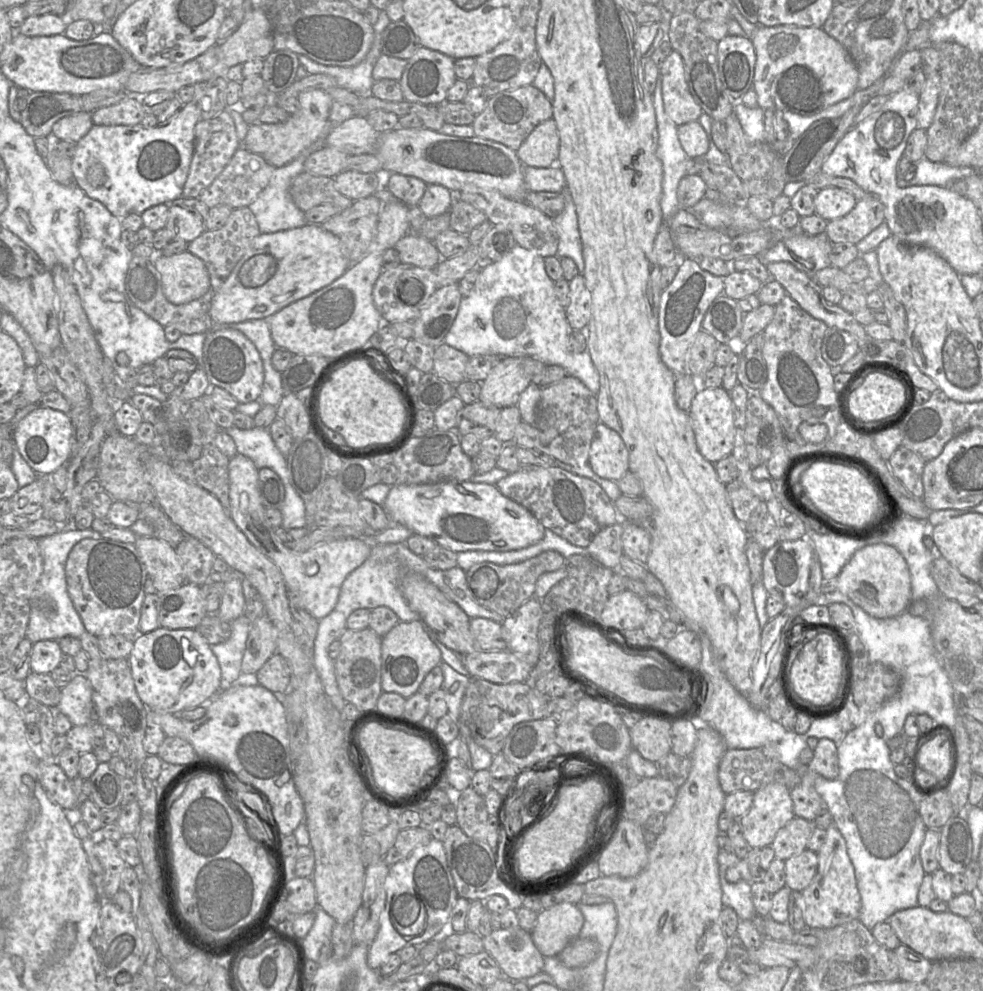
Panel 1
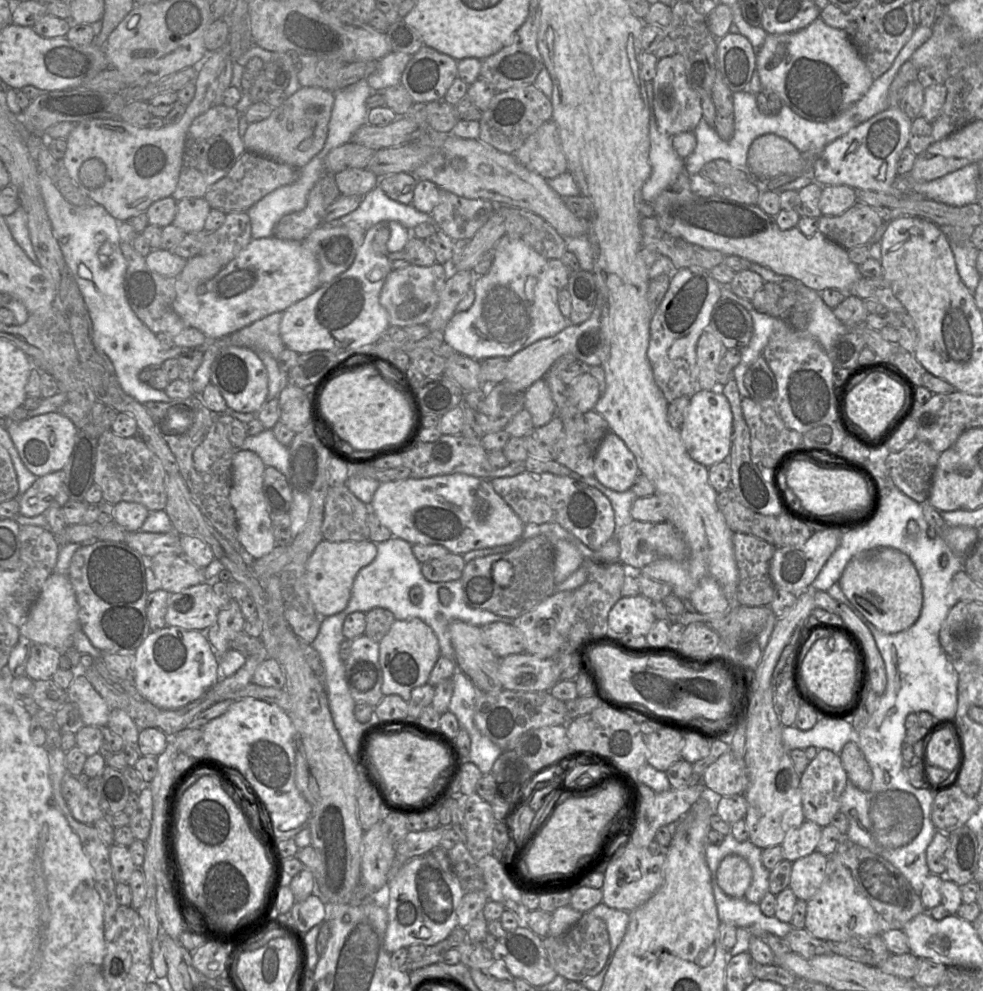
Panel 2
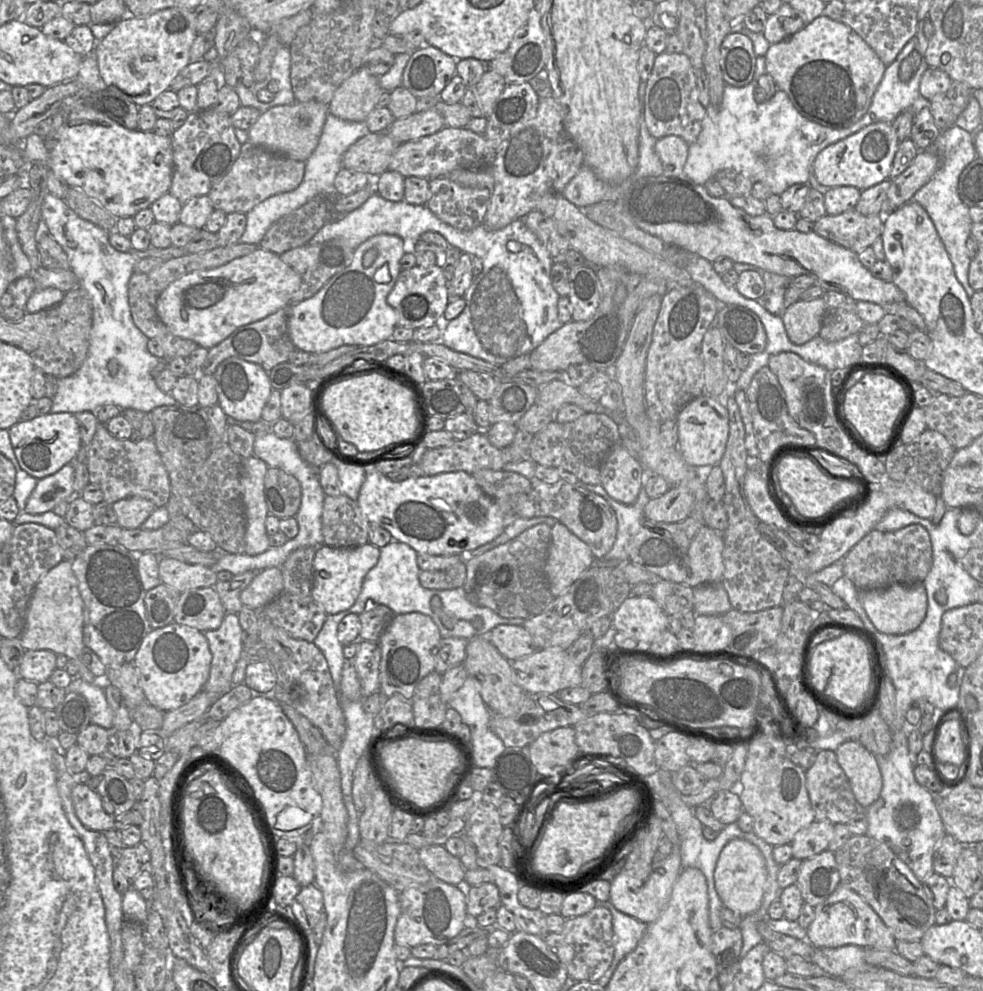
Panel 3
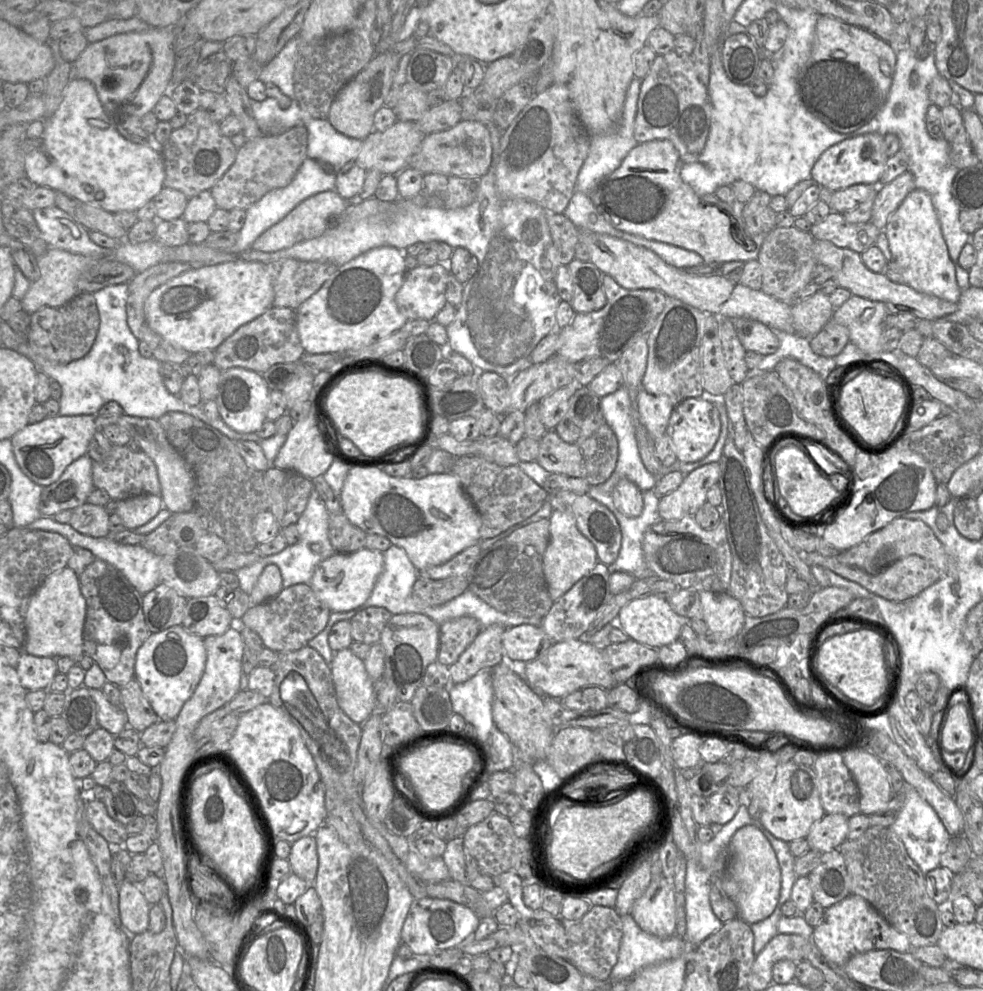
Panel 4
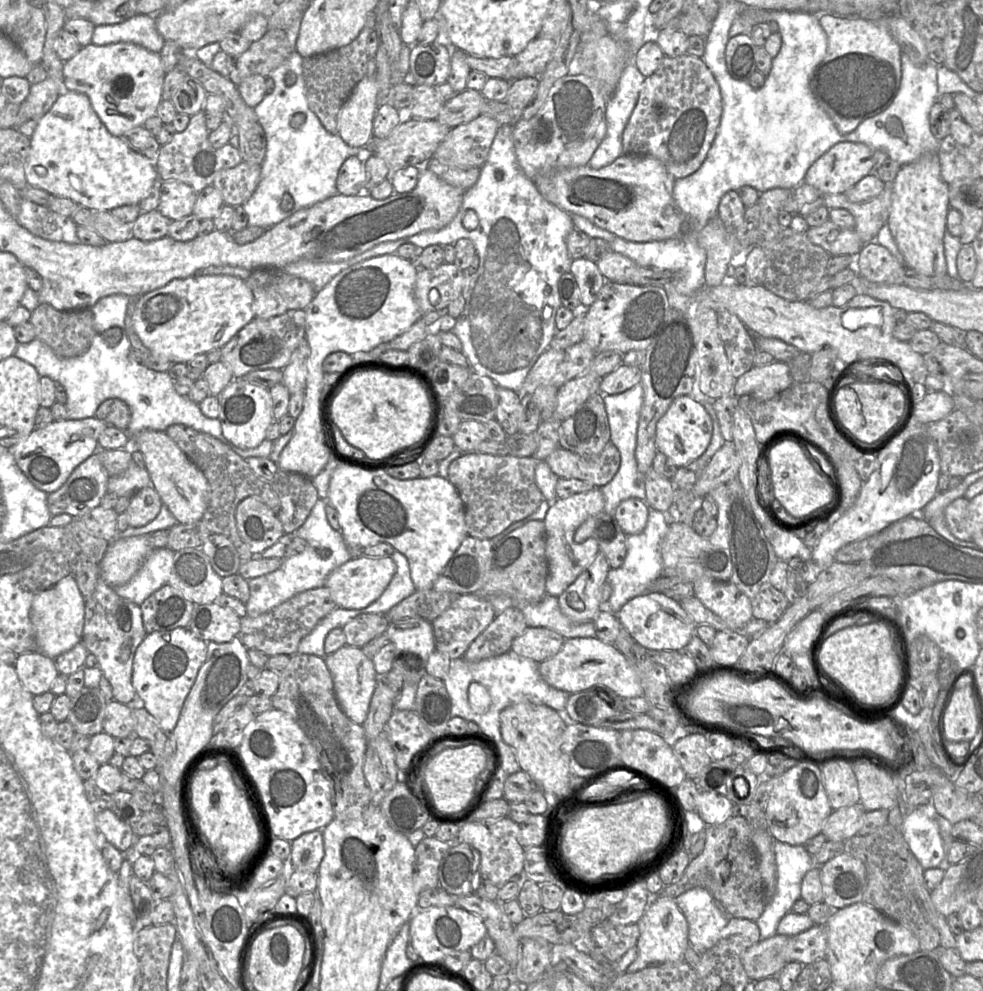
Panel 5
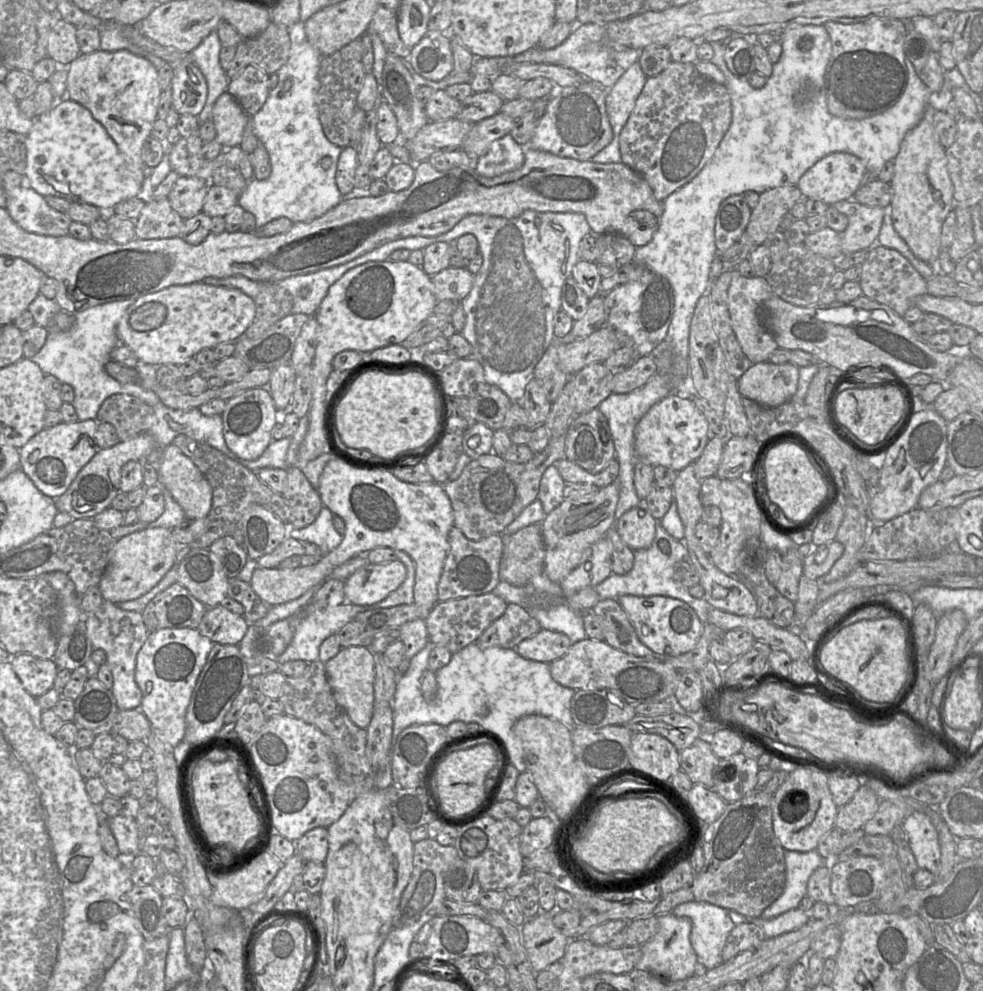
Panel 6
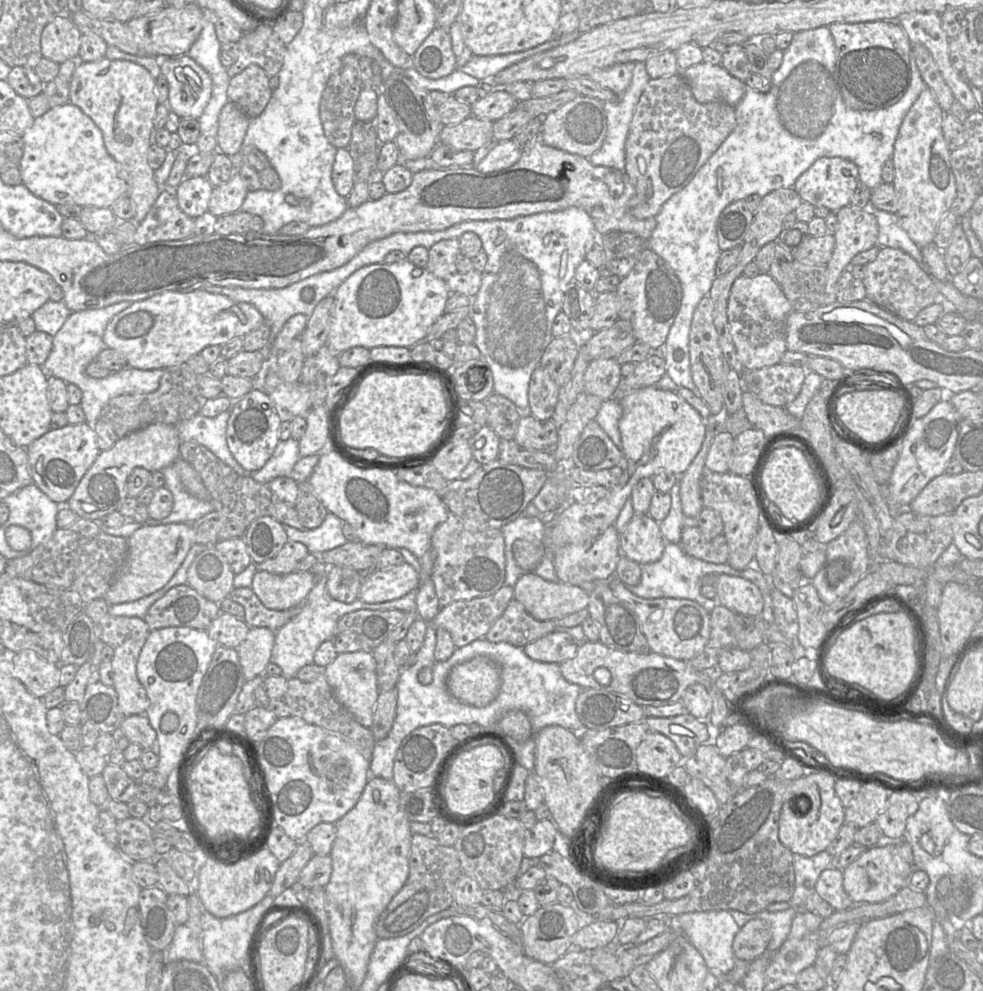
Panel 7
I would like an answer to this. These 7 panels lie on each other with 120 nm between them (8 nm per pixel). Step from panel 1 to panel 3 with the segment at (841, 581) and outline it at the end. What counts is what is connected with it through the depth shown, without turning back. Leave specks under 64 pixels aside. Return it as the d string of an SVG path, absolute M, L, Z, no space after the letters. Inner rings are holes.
M893 584L878 590L860 590L860 601L875 628L888 635L903 635L917 629L927 612L927 593L923 584Z

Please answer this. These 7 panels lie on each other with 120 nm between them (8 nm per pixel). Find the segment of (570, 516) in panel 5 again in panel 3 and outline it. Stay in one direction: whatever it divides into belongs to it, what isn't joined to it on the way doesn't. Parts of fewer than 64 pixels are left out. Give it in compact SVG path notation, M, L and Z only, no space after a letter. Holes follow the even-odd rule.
M561 522L552 526L545 572L554 598L564 593L594 563L586 543Z

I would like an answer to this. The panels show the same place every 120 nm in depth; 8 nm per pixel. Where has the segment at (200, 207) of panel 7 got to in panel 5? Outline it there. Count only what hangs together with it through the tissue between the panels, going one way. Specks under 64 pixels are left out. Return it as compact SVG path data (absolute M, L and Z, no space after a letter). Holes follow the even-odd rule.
M160 181L159 212L172 221L181 220L193 213L198 193L189 185L177 181Z

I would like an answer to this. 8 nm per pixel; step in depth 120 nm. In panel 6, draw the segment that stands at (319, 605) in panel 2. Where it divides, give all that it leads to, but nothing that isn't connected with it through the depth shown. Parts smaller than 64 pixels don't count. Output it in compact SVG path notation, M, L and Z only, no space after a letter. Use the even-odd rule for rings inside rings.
M398 559L388 563L368 563L345 580L344 593L346 601L355 605L372 605L380 602L398 589L406 579L406 576L407 569Z

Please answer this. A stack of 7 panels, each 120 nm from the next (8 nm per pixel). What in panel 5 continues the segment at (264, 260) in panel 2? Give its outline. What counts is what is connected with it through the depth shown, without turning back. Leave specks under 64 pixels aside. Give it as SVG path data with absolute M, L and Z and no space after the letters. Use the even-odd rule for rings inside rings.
M230 275L190 276L135 299L133 329L155 357L189 363L200 354L221 349L254 318L254 297L246 281Z

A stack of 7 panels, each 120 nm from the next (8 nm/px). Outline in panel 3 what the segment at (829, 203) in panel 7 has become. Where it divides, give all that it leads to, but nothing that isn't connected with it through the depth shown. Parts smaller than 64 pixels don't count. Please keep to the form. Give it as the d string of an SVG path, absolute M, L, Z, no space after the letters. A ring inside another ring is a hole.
M873 123L823 149L813 163L812 172L823 186L853 186L866 190L888 179L899 144L891 123Z

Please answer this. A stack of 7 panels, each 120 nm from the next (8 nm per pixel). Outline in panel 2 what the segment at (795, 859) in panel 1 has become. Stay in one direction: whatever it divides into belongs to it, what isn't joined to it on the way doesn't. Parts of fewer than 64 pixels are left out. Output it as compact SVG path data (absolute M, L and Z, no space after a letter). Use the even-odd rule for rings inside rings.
M818 851L792 862L789 888L798 899L809 901L820 889L828 857Z

